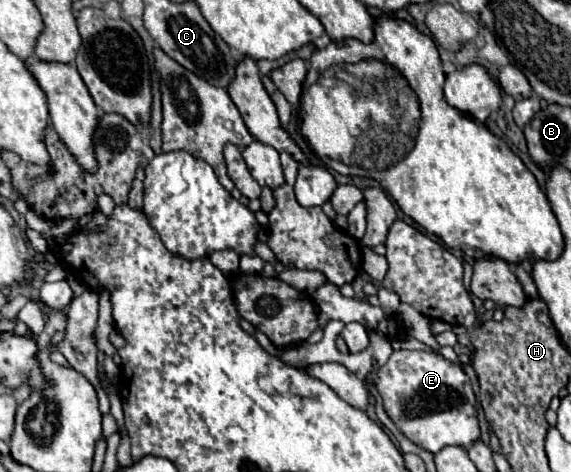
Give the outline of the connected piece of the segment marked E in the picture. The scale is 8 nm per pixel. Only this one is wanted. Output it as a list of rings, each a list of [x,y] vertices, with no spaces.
[[[395,350],[387,364],[365,380],[377,388],[383,408],[397,430],[417,446],[435,454],[449,444],[467,448],[479,440],[481,430],[469,376],[443,356],[423,350]]]

